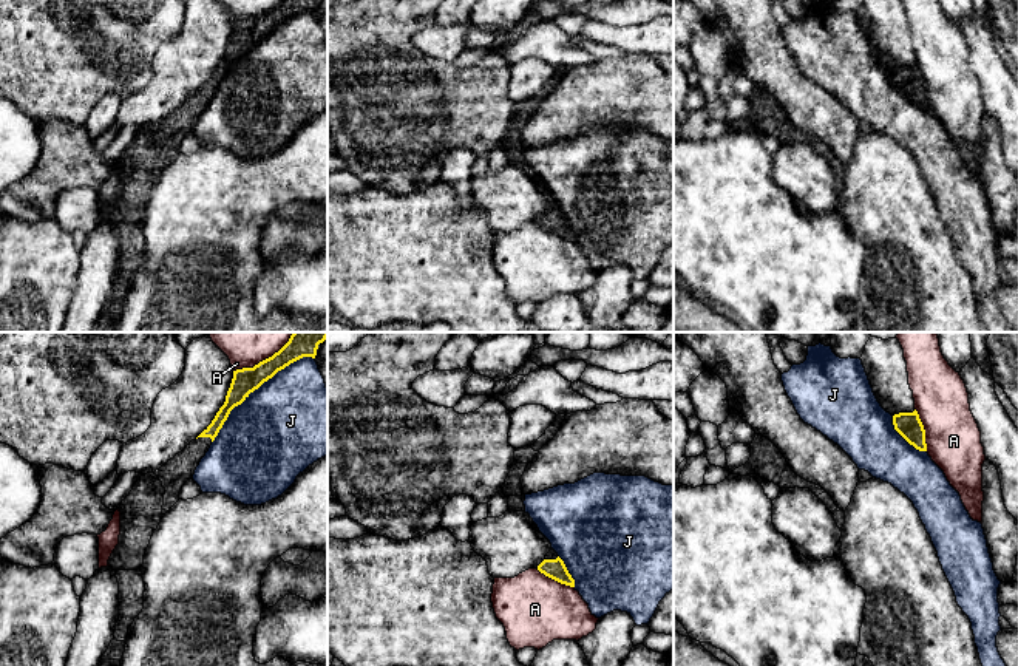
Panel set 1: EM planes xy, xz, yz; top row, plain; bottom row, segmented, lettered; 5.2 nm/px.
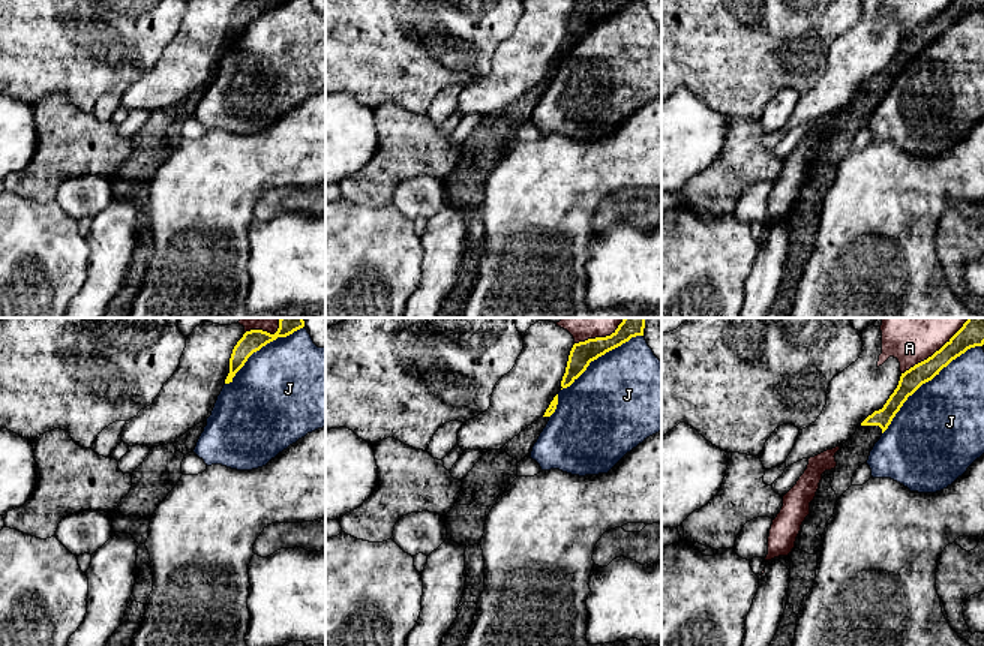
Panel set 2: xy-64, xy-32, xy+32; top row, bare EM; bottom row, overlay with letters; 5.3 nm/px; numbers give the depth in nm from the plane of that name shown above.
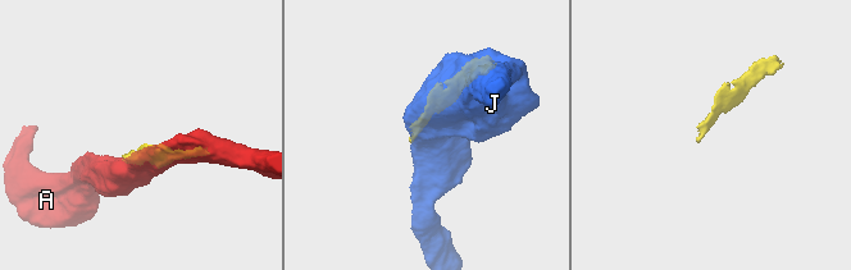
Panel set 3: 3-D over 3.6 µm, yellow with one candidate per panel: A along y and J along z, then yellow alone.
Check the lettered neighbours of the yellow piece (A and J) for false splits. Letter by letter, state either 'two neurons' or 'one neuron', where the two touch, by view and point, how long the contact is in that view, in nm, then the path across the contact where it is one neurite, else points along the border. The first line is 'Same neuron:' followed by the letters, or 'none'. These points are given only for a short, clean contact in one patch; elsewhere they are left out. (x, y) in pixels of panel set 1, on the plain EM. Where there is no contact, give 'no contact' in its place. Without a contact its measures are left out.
Same neuron: none
A: two neurons; meets yellow in xy at (260, 16); contact 300 nm long
J: two neurons; meets yellow in xy at (257, 42); contact 700 nm long

